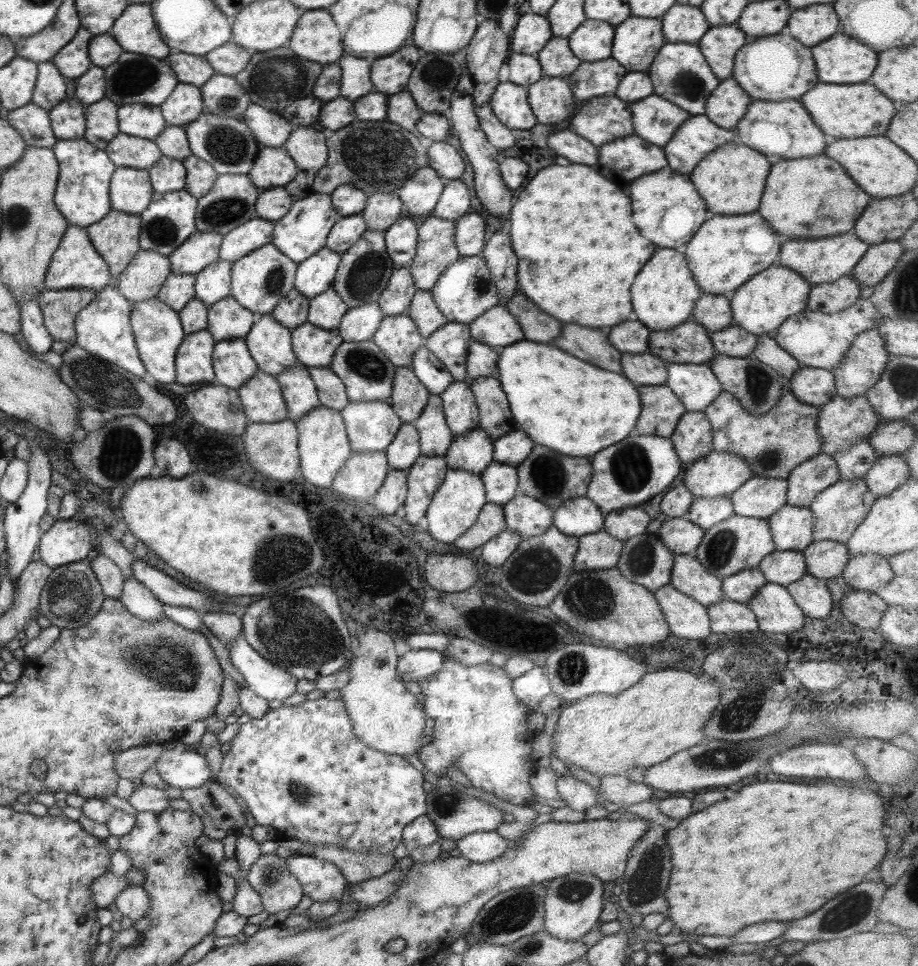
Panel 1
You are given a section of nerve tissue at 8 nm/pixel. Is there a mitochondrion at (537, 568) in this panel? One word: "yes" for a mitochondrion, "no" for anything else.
yes

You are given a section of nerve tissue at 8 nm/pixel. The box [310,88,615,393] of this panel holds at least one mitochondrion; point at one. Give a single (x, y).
(366, 276)

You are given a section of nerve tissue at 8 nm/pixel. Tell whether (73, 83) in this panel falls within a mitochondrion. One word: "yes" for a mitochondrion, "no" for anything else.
no

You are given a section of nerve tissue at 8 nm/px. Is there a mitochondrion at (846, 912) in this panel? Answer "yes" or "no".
yes

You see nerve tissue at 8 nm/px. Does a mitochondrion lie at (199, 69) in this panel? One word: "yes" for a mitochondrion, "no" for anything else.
no

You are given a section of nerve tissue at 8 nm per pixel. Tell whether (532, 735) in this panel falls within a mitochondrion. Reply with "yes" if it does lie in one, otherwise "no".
no

